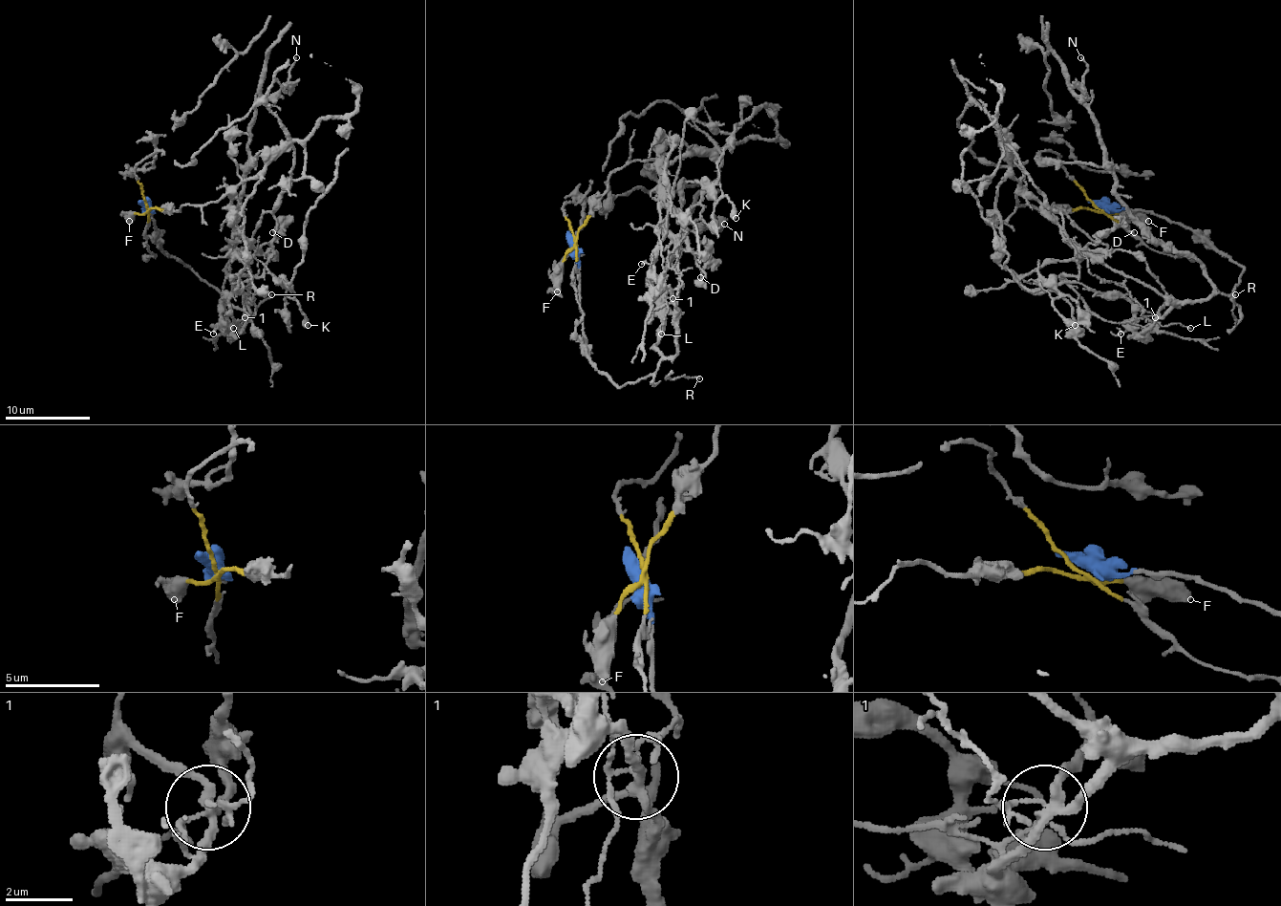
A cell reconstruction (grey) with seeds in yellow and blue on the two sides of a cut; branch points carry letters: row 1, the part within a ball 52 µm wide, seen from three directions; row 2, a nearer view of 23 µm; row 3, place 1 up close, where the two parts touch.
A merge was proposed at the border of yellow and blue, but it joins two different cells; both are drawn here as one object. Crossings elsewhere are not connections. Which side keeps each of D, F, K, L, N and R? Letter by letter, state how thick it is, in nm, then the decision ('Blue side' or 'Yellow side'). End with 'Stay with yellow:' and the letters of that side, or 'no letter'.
D: Thickness 130 nm. Yellow side
F: Thickness 550 nm. Yellow side
K: Thickness 600 nm. Yellow side
L: Thickness 100 nm. Yellow side
N: Thickness 120 nm. Blue side
R: Thickness 150 nm. Blue side
Stay with yellow: D, F, K, L

